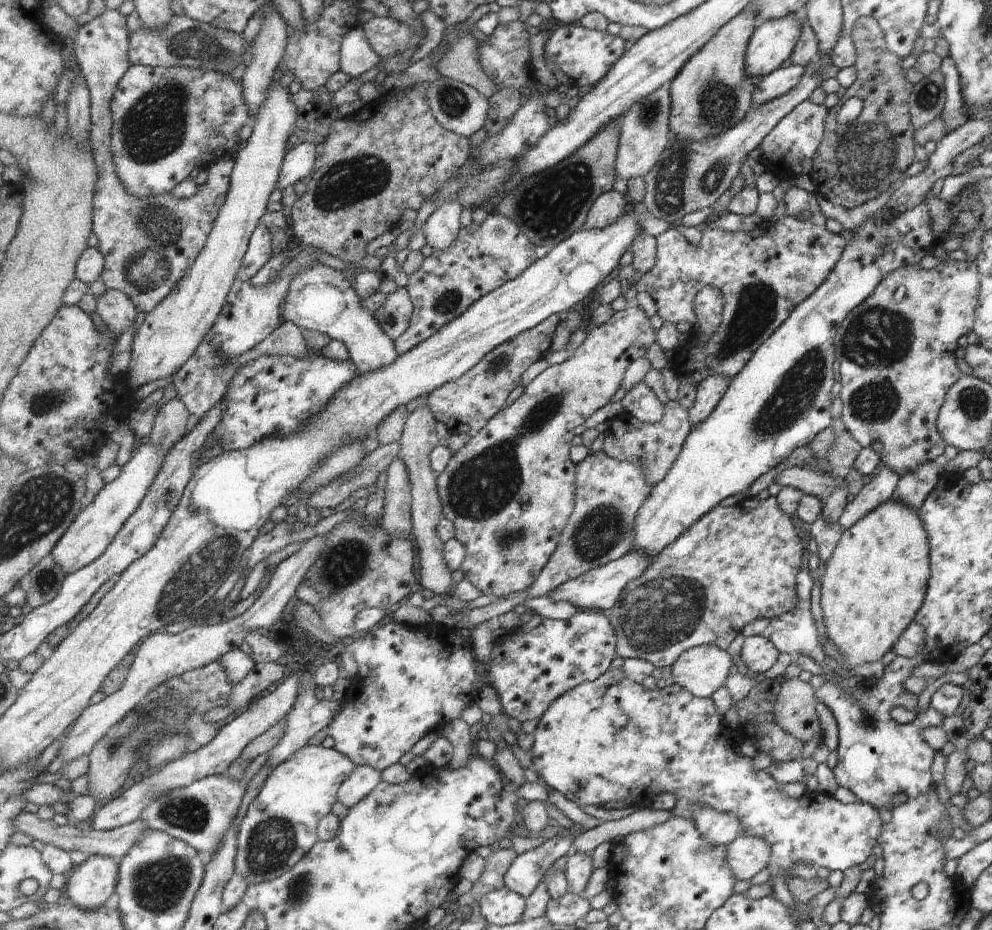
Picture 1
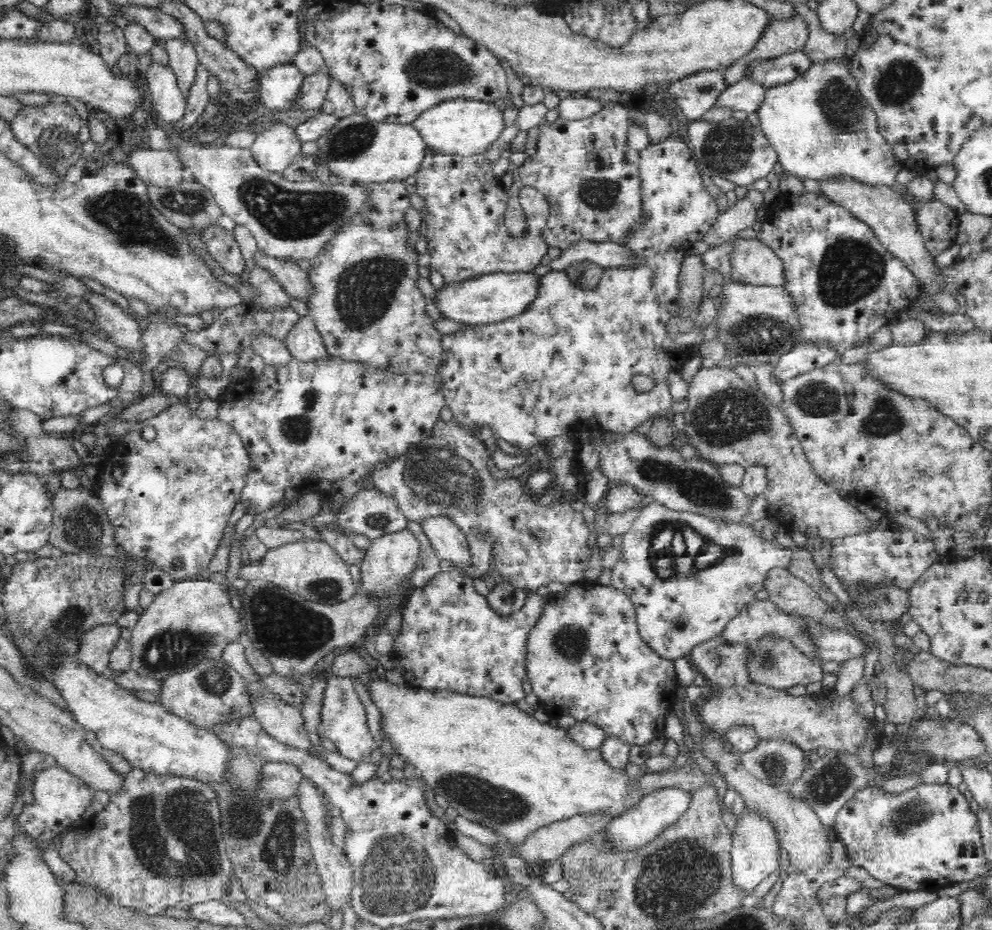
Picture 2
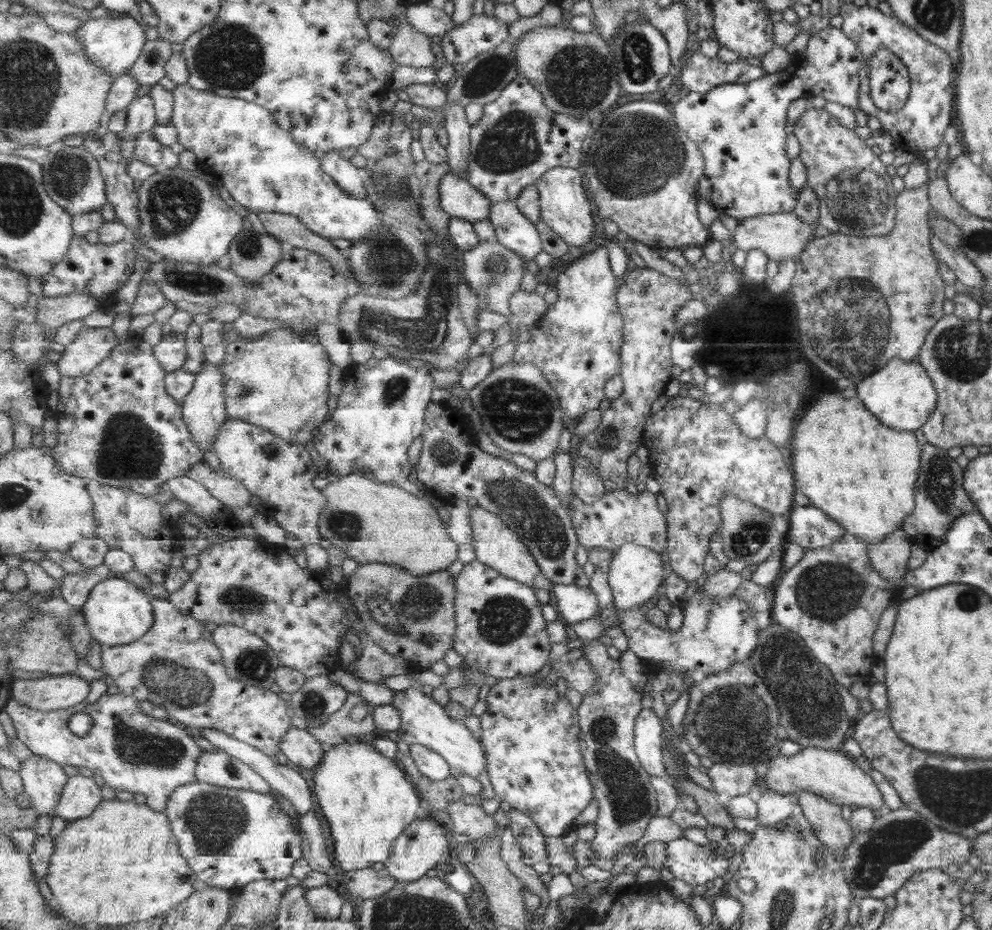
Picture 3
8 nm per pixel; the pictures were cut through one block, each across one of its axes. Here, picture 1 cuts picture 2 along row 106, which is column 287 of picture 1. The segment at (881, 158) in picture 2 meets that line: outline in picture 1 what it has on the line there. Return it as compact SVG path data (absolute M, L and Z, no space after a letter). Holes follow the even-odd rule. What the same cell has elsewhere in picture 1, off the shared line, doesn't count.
M305 746L287 762L277 766L268 776L260 793L249 805L238 835L238 852L236 855L236 872L239 872L247 884L261 884L280 878L289 872L297 862L311 853L313 846L320 842L318 826L325 816L333 813L333 806L338 802L338 794L345 780L357 770L357 764L339 750L323 746Z

